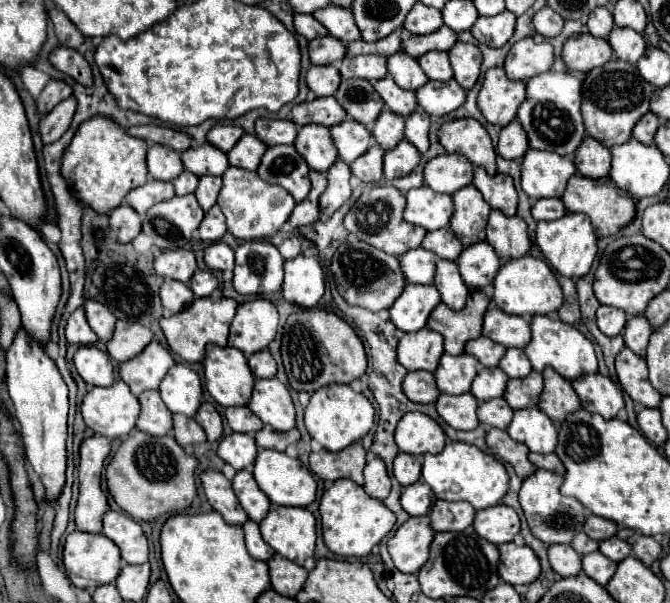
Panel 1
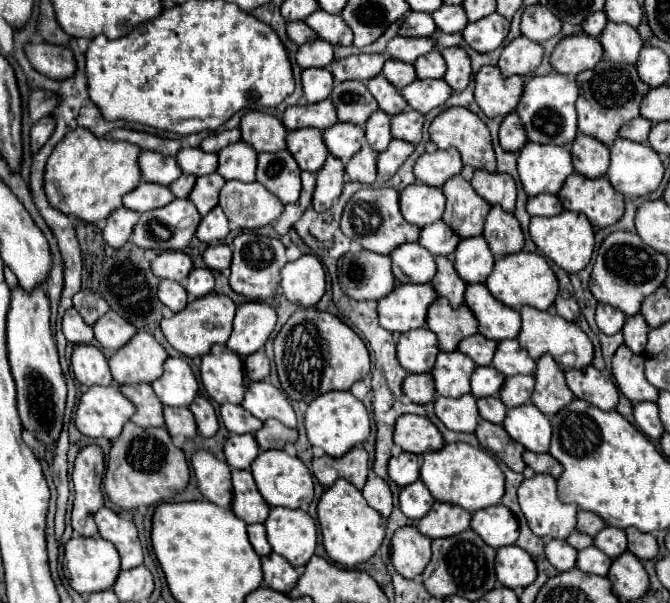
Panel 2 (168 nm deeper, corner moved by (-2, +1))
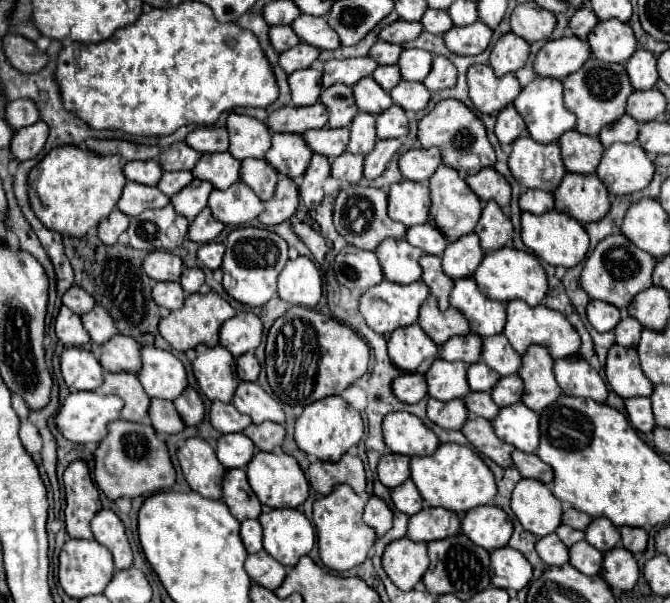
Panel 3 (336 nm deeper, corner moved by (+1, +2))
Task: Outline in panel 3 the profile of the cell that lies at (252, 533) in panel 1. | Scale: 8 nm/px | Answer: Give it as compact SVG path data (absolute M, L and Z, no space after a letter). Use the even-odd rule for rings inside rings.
M243 521L241 523L241 539L249 553L259 553L263 549L263 533L259 521Z

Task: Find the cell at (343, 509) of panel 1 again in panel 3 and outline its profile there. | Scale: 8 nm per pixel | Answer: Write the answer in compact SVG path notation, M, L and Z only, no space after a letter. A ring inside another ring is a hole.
M335 485L329 495L319 497L313 503L313 523L317 527L319 557L327 569L349 571L367 559L377 535L373 527L363 523L363 505L363 497L359 497L347 485Z

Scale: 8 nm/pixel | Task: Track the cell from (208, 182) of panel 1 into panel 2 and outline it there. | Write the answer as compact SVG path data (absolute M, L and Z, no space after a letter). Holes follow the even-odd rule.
M208 174L208 176L200 176L190 192L190 200L196 206L196 210L204 216L208 214L216 204L218 204L218 194L220 188L224 186L224 178L220 174Z

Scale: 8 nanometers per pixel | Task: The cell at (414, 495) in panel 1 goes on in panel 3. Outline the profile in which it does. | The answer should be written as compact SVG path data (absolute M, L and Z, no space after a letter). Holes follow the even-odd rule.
M405 481L397 489L393 489L391 497L393 497L393 505L407 515L413 515L423 509L423 499L421 499L417 487L413 485L413 481Z

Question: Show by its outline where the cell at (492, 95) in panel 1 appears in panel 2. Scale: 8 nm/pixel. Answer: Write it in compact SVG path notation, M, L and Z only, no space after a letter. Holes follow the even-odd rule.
M482 66L476 72L474 82L476 104L488 118L504 118L510 114L516 108L524 88L520 76L504 78L498 66Z

